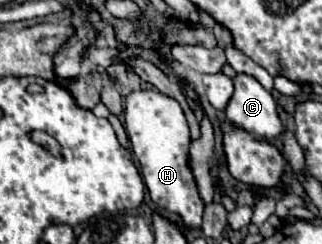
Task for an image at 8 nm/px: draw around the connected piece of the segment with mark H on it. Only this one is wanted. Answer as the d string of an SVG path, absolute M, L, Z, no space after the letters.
M158 89L132 91L126 97L124 121L128 139L132 143L132 153L140 165L142 181L150 191L152 201L170 217L182 221L182 225L200 227L204 203L198 195L196 181L188 165L188 149L192 139L180 103Z

